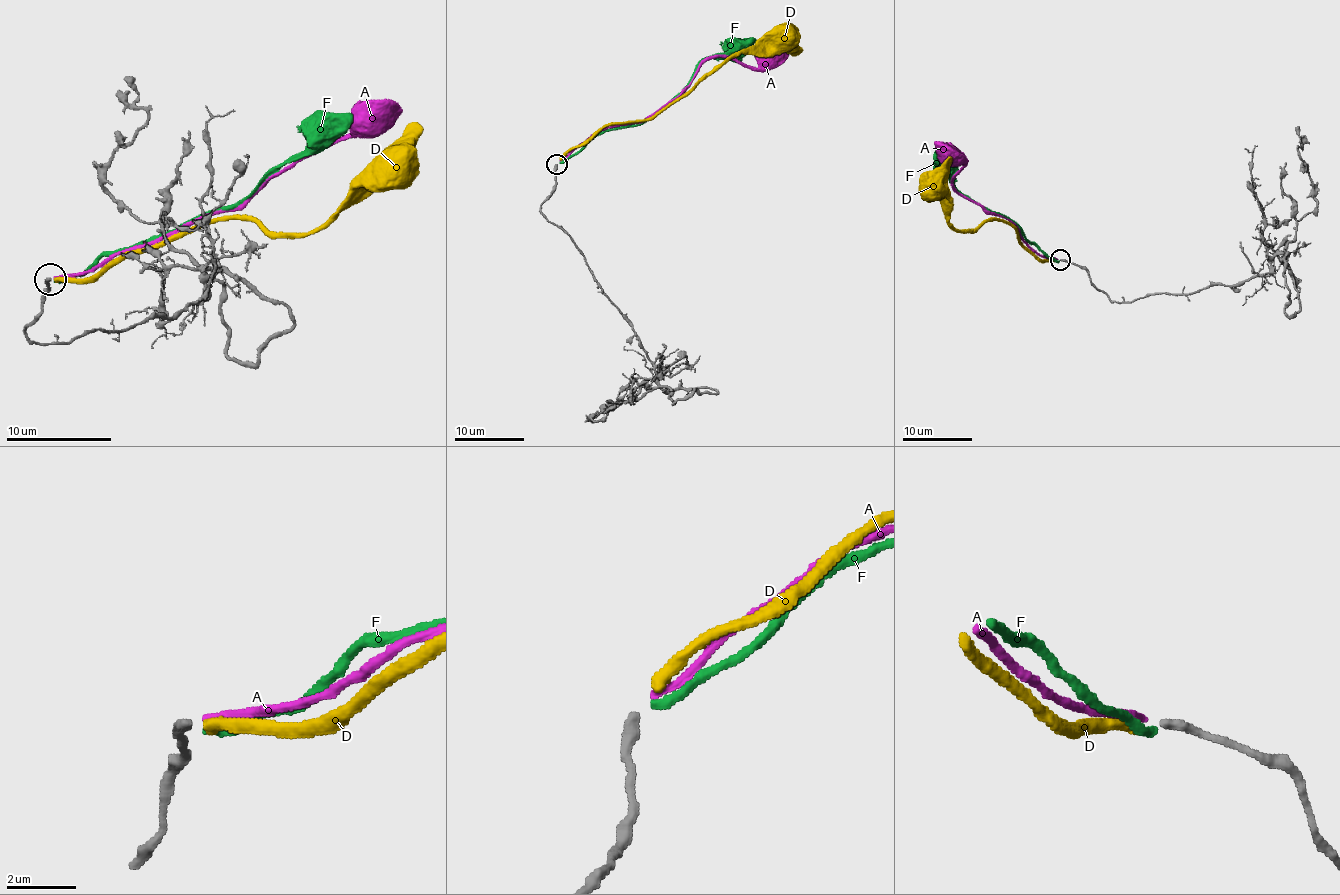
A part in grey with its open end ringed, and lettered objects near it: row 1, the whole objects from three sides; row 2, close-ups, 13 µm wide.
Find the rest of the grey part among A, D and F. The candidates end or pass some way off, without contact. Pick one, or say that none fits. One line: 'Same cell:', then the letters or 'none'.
Same cell: none

